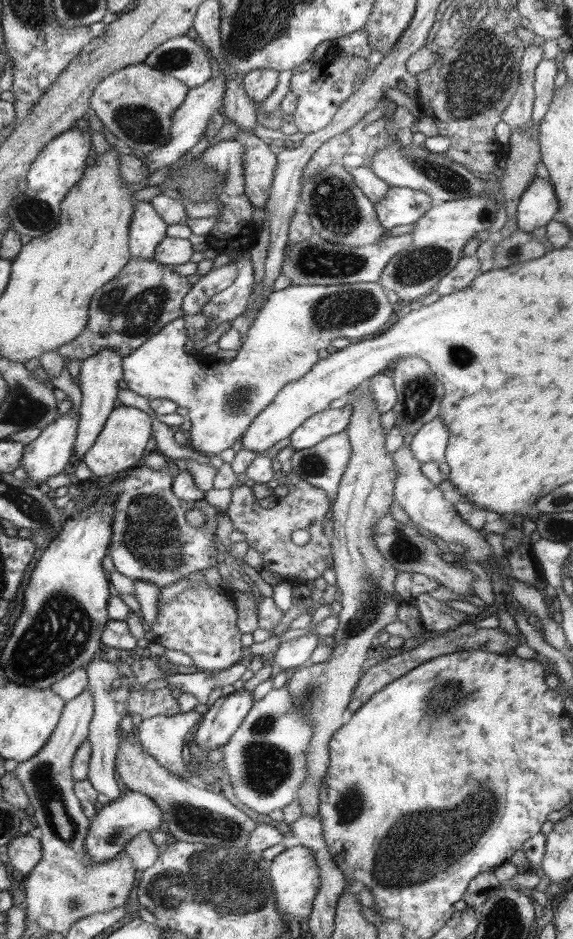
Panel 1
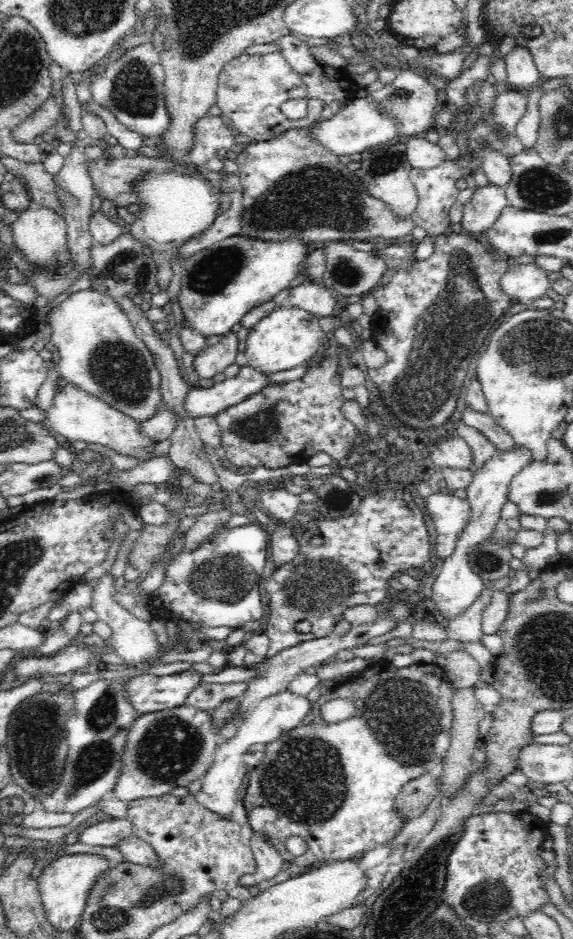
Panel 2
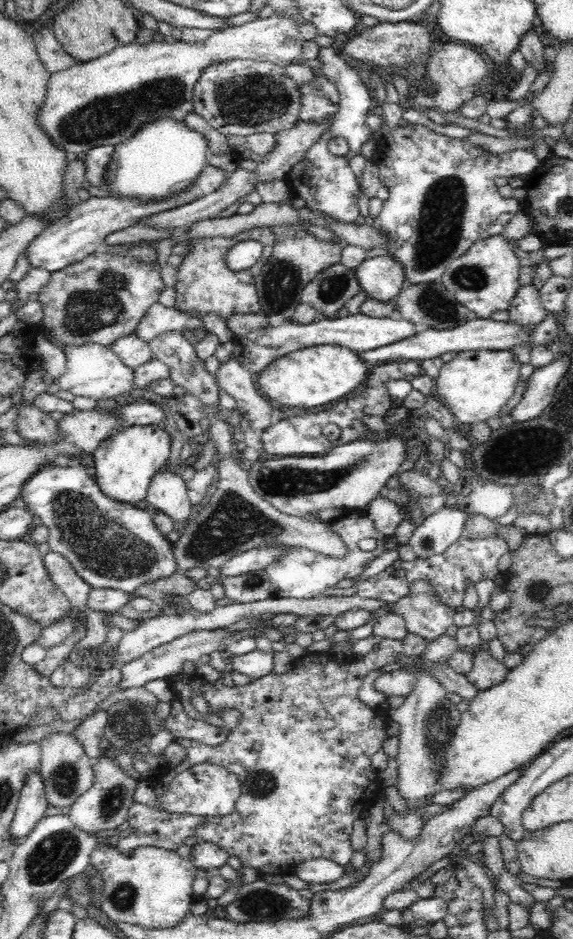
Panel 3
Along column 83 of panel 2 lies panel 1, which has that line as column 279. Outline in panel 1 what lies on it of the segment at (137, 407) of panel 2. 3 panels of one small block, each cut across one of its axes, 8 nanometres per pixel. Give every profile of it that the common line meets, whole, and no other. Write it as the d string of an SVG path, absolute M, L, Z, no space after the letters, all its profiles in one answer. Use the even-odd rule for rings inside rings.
M354 282L352 284L332 284L332 286L289 285L282 290L273 291L262 309L258 311L247 338L243 339L240 351L232 362L219 362L201 355L189 354L183 349L186 334L184 319L169 322L130 356L123 357L123 380L130 390L147 399L165 398L178 406L188 408L192 429L186 433L188 445L205 456L212 457L220 453L246 433L254 418L268 406L278 391L290 382L304 377L318 361L318 352L330 346L335 338L347 338L357 341L376 332L397 316L386 296L387 291L380 282Z

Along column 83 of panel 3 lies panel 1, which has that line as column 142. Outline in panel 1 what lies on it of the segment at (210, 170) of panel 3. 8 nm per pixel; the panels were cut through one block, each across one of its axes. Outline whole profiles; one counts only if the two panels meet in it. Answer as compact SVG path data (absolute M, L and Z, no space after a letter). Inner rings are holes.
M137 201L129 225L129 250L134 258L154 259L159 242L167 236L169 225L160 217L156 204Z

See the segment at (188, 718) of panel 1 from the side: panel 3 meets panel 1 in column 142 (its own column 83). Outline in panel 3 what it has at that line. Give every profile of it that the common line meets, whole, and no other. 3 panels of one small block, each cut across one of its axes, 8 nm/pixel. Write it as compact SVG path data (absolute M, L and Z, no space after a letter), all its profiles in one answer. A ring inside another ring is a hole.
M98 710L86 717L71 733L94 761L105 754L104 730L108 724L108 710Z

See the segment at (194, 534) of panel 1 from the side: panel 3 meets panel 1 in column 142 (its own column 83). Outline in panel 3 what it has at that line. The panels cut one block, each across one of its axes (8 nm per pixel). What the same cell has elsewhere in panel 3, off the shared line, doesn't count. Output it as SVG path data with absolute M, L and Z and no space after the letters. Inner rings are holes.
M73 464L55 466L38 470L28 484L22 486L21 497L27 509L37 514L49 528L47 543L49 550L66 558L73 570L87 582L91 588L112 588L131 593L146 582L157 581L177 574L176 557L173 545L154 523L154 513L145 505L123 504L102 493L92 471L86 466Z

